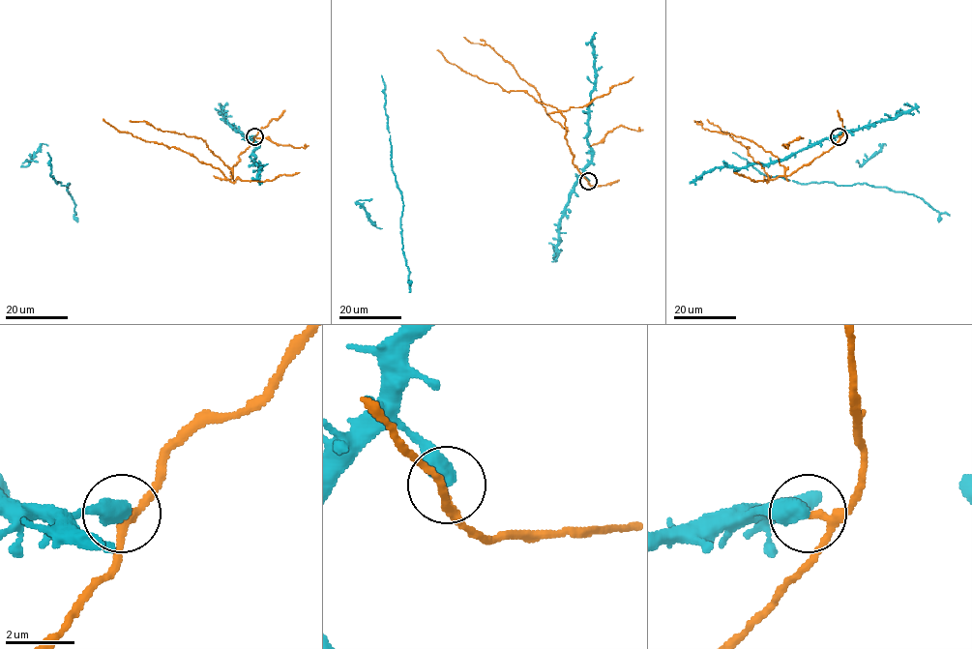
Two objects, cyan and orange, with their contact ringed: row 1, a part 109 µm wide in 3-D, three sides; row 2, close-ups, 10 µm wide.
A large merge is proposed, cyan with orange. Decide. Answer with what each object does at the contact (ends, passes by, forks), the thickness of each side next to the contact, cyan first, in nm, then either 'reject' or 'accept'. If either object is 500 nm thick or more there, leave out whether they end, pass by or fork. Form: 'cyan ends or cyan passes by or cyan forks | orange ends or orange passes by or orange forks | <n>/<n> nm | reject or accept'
550/190 nm | reject

